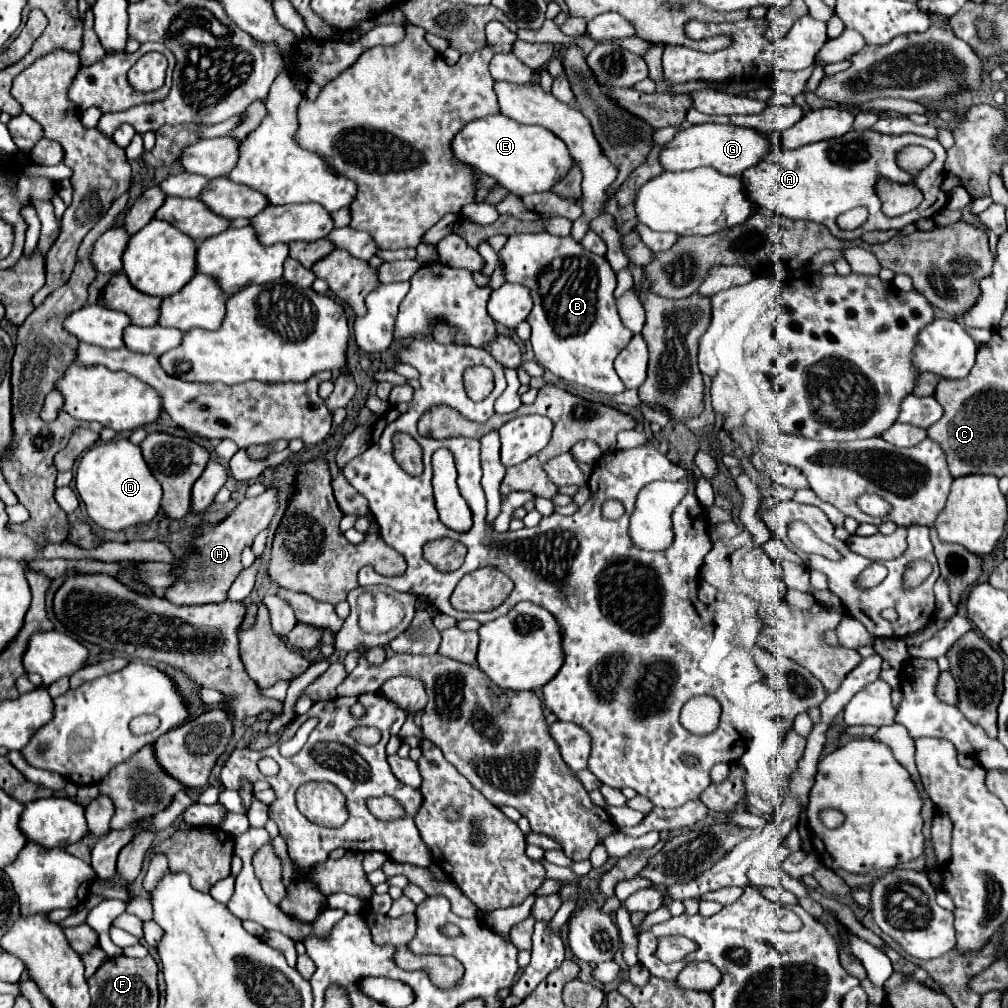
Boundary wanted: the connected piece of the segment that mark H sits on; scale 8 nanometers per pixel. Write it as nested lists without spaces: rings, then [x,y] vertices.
[[[266,490],[256,498],[244,498],[244,502],[240,502],[232,510],[232,514],[228,514],[218,524],[198,526],[196,536],[192,540],[194,554],[190,554],[188,560],[180,562],[176,572],[176,582],[168,586],[164,598],[176,606],[192,606],[190,602],[196,602],[196,604],[226,602],[228,590],[242,570],[240,556],[244,548],[252,546],[258,532],[262,532],[270,524],[274,510],[276,510],[276,492]]]

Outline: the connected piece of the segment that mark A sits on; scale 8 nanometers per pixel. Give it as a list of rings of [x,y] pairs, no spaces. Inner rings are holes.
[[[850,130],[844,136],[826,142],[814,142],[794,150],[784,150],[784,148],[772,150],[754,168],[748,168],[742,174],[742,180],[744,180],[744,190],[748,190],[746,194],[750,196],[748,200],[752,202],[754,208],[764,208],[782,214],[790,220],[820,222],[832,232],[832,236],[840,240],[854,240],[870,230],[892,230],[892,228],[900,230],[906,224],[918,222],[920,218],[928,218],[940,212],[946,204],[946,194],[940,190],[940,184],[944,180],[944,156],[946,150],[934,138],[926,138],[918,134],[880,134],[872,130]],[[912,144],[926,146],[936,154],[936,158],[928,164],[928,168],[920,170],[920,174],[914,178],[896,162],[898,152],[904,146],[912,146]],[[878,176],[884,176],[900,184],[912,182],[924,194],[924,202],[918,208],[910,210],[908,214],[896,218],[886,216],[880,210],[880,202],[876,202],[876,194],[874,194],[874,182]],[[856,206],[868,208],[868,220],[856,230],[850,232],[840,230],[836,226],[836,216]]]

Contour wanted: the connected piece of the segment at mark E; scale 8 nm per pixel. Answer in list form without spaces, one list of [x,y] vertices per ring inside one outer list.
[[[498,113],[468,122],[452,140],[454,156],[484,174],[490,174],[514,196],[530,196],[550,190],[572,166],[568,148],[552,132],[537,125],[524,125]]]

